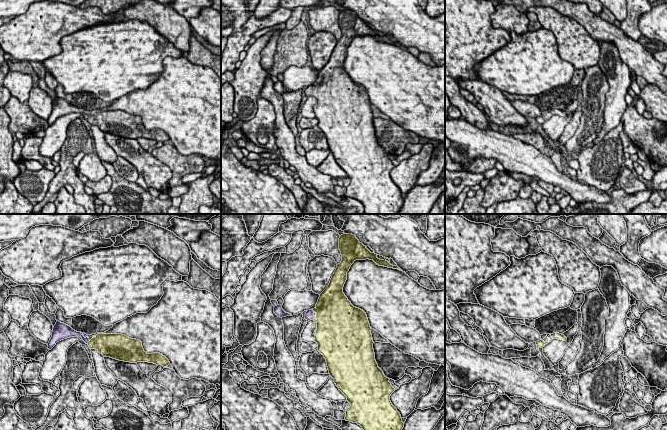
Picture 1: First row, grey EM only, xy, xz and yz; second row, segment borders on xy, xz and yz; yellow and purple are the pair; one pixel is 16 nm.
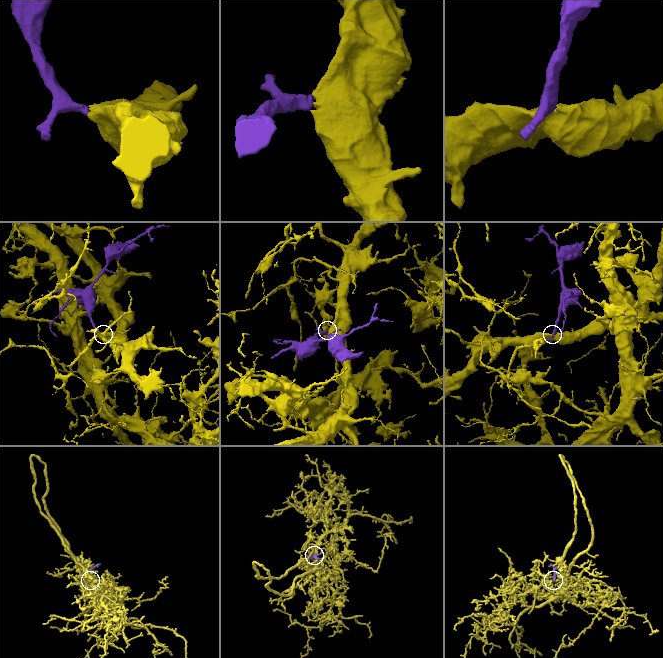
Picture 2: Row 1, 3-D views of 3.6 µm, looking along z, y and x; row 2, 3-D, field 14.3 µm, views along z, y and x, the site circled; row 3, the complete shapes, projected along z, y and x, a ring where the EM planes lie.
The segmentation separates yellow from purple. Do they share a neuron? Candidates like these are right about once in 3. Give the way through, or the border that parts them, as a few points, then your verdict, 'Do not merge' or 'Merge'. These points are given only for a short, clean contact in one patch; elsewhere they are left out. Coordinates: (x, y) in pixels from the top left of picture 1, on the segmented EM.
Path across: xy (103, 343), (88, 342), (79, 334), (75, 334). Merge

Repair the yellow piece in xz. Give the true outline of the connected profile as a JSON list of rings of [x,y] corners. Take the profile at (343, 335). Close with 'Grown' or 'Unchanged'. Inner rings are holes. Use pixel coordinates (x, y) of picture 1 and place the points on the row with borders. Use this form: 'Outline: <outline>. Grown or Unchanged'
Outline: [[[344,233],[340,236],[339,250],[342,261],[337,265],[328,287],[320,294],[316,307],[306,312],[305,319],[308,322],[314,314],[316,315],[314,321],[317,323],[317,329],[314,335],[318,351],[326,359],[329,374],[336,386],[351,404],[350,409],[346,411],[345,420],[357,423],[363,430],[402,430],[404,423],[401,415],[390,401],[395,389],[375,360],[374,342],[367,315],[363,310],[354,307],[343,293],[347,272],[356,260],[369,259],[379,266],[402,270],[391,265],[387,258],[378,259],[377,254],[371,253],[352,234]]]. Grown

